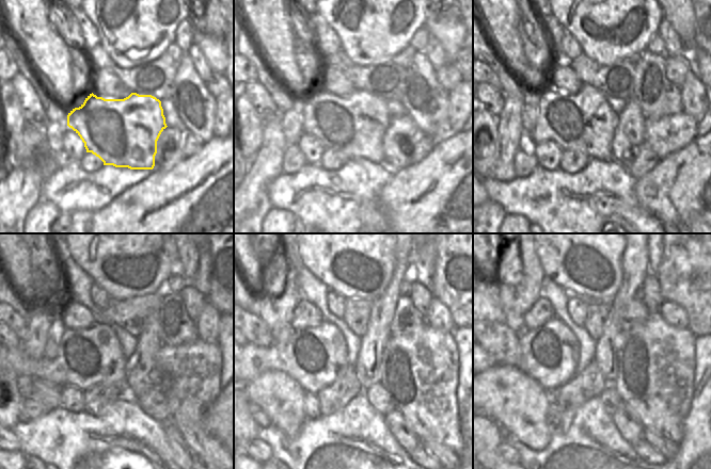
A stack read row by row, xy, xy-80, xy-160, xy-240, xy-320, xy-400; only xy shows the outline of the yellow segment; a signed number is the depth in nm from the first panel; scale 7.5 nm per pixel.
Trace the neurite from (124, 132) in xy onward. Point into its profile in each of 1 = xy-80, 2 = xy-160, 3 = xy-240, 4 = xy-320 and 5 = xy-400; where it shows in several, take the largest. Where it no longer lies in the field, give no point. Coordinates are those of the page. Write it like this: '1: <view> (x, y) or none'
1: xy-80 (354, 125)
2: xy-160 (585, 122)
3: xy-240 (84, 358)
4: xy-320 (313, 356)
5: xy-400 (549, 354)

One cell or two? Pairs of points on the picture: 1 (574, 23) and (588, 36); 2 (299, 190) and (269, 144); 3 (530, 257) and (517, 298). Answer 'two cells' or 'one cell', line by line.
1: one cell
2: two cells
3: one cell

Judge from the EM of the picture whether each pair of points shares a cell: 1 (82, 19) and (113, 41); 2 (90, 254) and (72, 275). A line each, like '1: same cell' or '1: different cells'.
1: different cells
2: different cells

